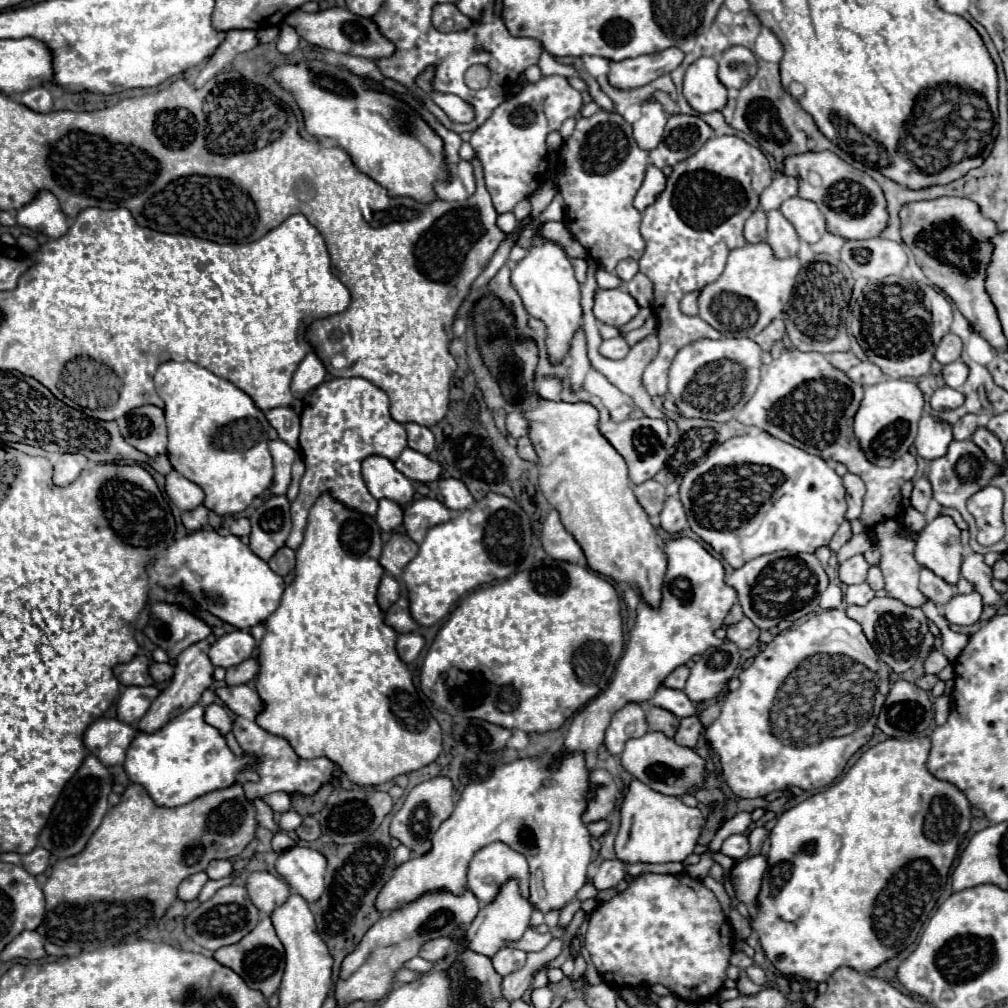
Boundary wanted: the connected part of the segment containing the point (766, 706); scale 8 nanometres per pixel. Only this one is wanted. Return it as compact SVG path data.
M829 609L829 611L821 611L821 613L817 614L810 613L794 621L791 628L780 632L753 659L753 663L739 673L739 681L741 681L741 687L737 691L725 693L721 697L721 713L705 729L705 735L703 735L705 741L711 745L711 749L715 751L715 755L721 761L725 781L729 783L729 787L733 789L733 793L739 795L739 797L765 797L767 793L779 791L779 789L783 789L787 785L795 785L795 787L801 787L805 791L813 791L813 789L819 789L819 787L825 787L829 783L833 783L843 773L843 769L845 769L847 761L851 759L851 755L855 751L859 751L871 739L873 729L875 729L875 723L877 723L877 717L879 717L879 711L881 711L881 707L885 703L885 697L887 697L887 693L891 689L891 683L889 683L889 667L883 665L883 661L879 659L879 655L875 653L875 649L867 641L861 625L857 621L849 619L843 609Z

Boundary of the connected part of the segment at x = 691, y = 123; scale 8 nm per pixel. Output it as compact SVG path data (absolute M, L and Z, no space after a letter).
M671 115L663 141L649 153L651 163L659 169L675 165L695 155L713 135L713 129L699 115Z

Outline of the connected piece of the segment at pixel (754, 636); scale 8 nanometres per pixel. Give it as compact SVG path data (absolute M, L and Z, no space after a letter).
M743 617L743 621L739 621L735 625L729 625L725 629L727 629L727 639L733 641L739 649L753 647L759 641L759 633L761 633L759 627L747 617Z

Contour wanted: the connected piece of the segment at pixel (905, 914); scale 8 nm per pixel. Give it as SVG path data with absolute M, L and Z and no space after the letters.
M927 737L881 741L867 749L841 781L777 819L769 835L769 867L757 905L749 913L749 927L757 933L765 957L783 977L823 983L839 967L867 973L915 943L943 893L949 867L971 823L967 797L929 773L925 765L929 751Z

